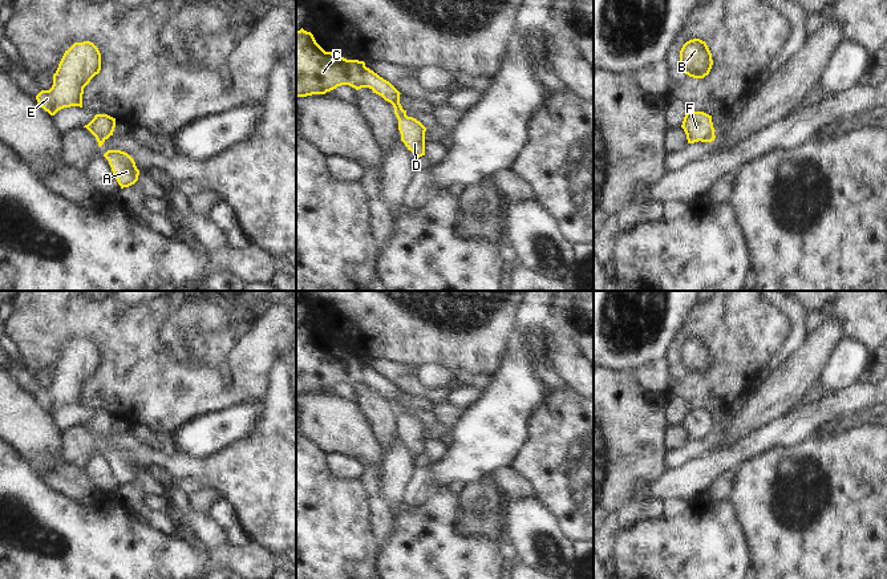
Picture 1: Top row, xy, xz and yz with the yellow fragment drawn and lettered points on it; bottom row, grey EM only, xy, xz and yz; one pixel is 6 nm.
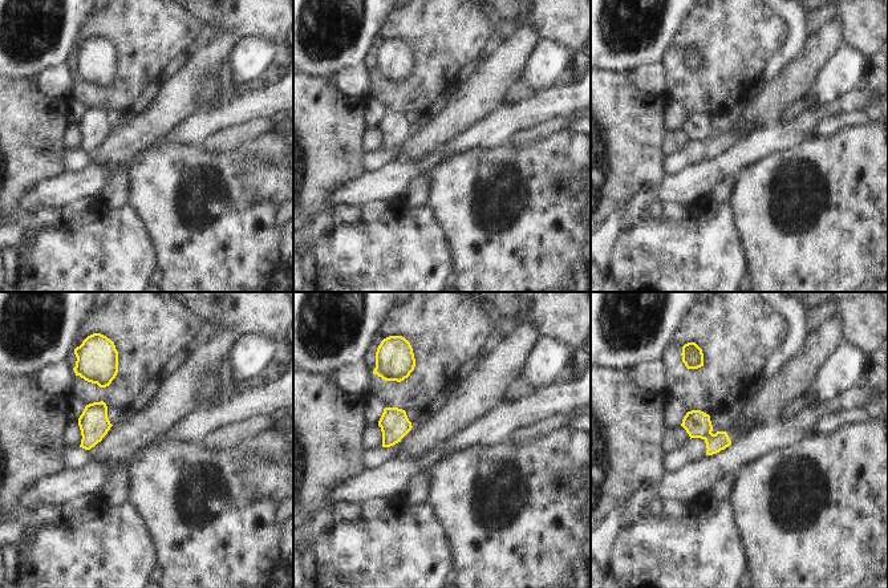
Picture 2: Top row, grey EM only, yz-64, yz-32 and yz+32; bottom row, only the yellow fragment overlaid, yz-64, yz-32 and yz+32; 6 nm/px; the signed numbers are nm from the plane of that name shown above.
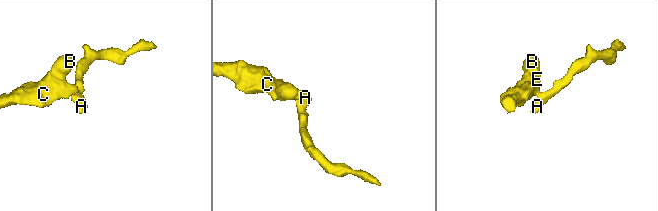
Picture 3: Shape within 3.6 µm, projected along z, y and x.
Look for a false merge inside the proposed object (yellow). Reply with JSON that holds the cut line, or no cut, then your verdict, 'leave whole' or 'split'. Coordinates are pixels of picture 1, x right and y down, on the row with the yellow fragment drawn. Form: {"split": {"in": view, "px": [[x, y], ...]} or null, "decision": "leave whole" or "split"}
{"split": {"in": "xz", "px": [[395, 106], [401, 109]]}, "decision": "split"}

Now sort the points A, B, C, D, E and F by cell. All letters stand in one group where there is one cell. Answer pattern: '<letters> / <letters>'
A D / B C E F

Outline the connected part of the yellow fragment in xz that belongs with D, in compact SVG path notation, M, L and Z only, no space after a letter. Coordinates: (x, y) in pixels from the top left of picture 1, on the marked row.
M394 108L394 114L398 120L398 130L401 141L405 143L416 158L425 155L425 131L426 127L413 117L406 116L406 110Z

